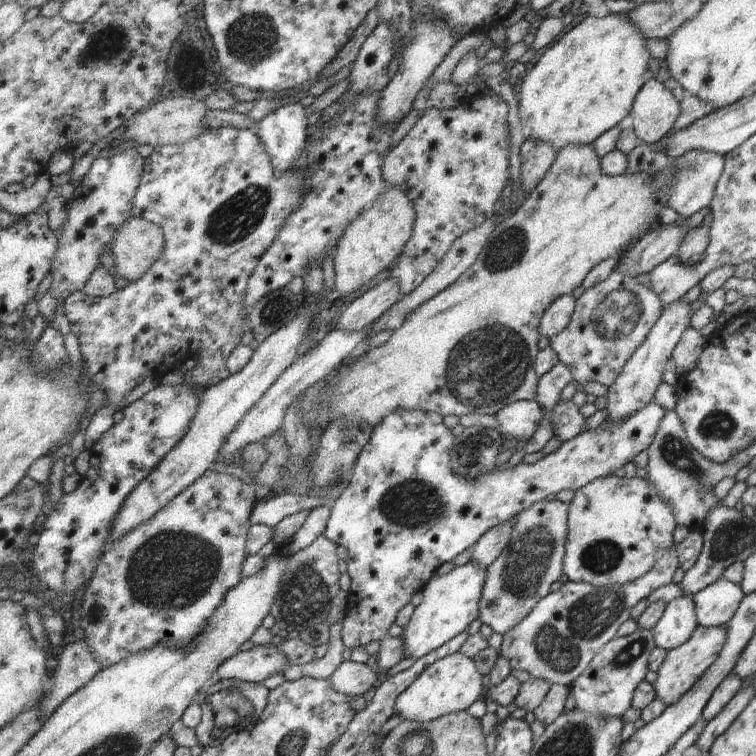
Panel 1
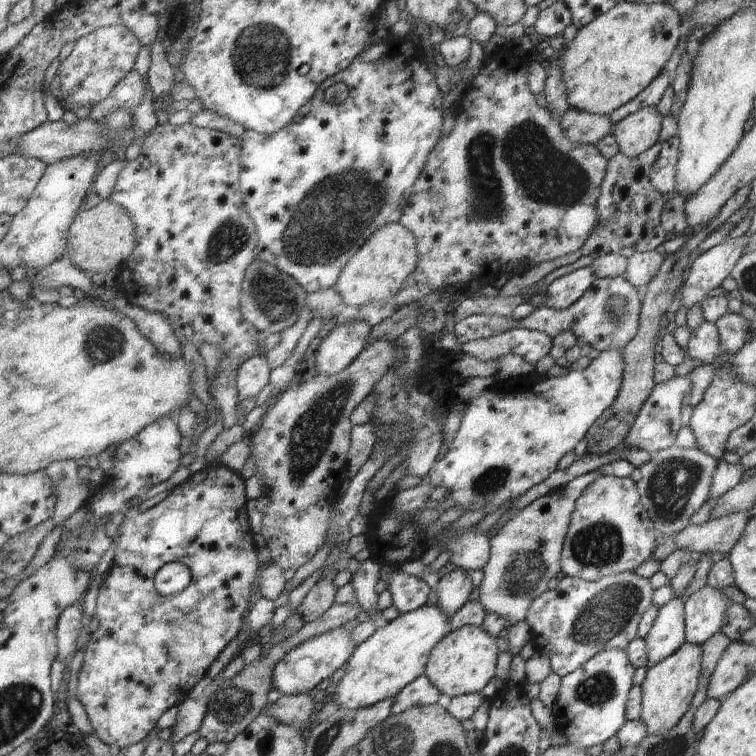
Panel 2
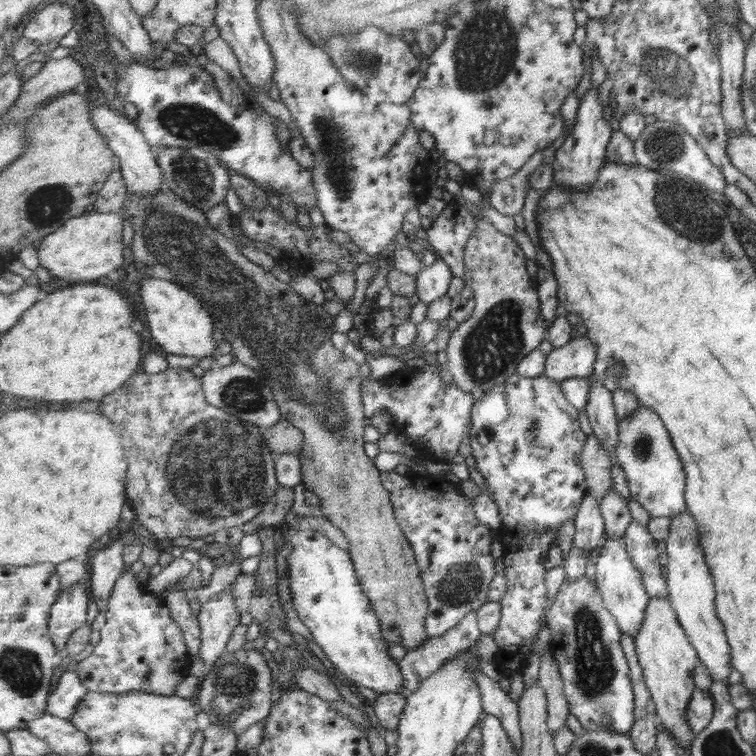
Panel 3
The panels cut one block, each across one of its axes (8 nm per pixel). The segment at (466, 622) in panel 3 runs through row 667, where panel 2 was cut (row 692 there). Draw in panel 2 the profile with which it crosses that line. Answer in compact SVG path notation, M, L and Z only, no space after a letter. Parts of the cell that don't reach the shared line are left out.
M425 674L398 694L391 712L401 714L414 706L433 705L440 702L446 702L444 696L429 682Z

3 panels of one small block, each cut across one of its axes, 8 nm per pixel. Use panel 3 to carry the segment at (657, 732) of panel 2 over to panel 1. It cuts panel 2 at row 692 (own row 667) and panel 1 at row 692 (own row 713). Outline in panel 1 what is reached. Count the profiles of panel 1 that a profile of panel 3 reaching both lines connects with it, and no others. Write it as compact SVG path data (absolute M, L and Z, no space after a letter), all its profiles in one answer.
M697 625L691 636L679 646L666 651L665 658L656 672L655 681L652 683L656 698L665 706L677 702L697 682L697 679L715 662L717 653L725 644L725 628L705 628Z

